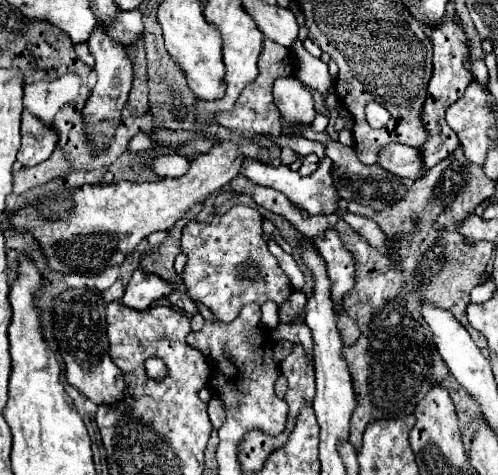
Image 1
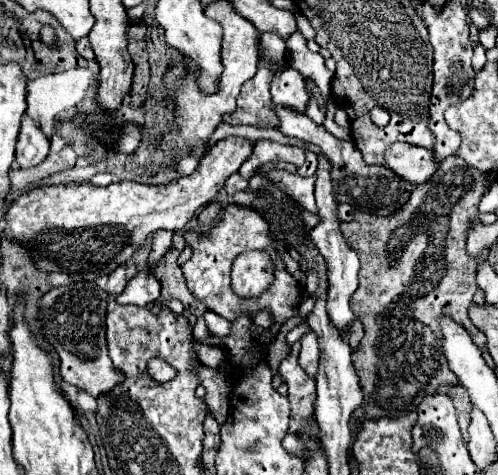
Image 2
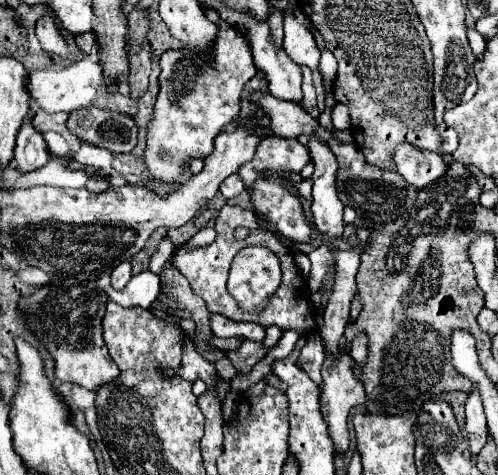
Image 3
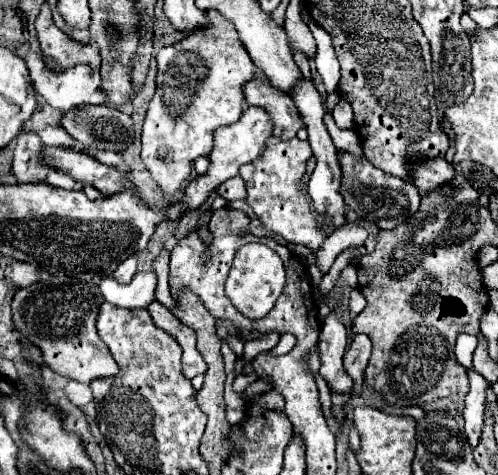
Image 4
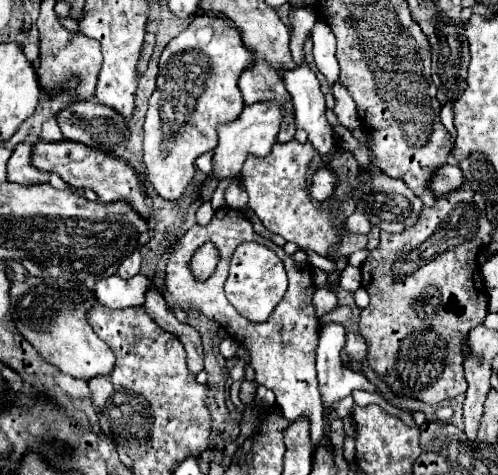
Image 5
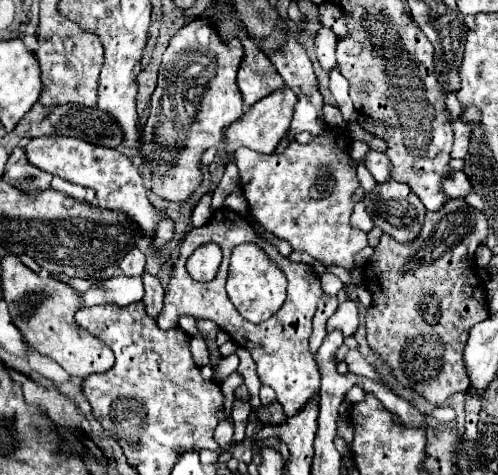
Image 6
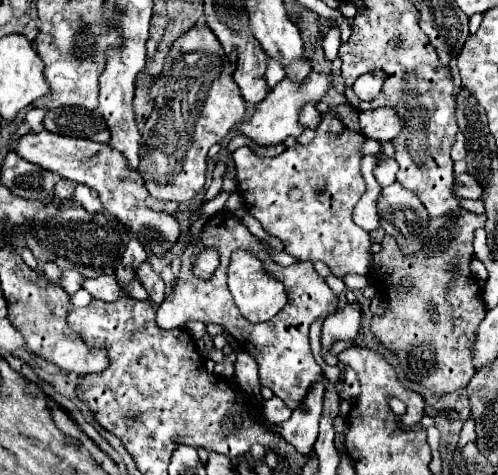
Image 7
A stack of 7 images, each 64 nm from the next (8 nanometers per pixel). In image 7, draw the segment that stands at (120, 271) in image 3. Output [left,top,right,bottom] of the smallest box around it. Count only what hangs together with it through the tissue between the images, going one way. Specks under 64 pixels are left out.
[122,238,146,270]

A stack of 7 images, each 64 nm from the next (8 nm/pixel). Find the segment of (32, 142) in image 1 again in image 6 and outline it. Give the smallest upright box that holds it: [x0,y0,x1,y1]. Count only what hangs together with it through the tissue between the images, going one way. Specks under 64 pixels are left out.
[2,148,52,192]

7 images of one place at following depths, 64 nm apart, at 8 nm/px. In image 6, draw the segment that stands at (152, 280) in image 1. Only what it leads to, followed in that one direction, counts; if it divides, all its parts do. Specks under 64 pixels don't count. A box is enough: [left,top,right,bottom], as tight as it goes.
[80,276,144,306]

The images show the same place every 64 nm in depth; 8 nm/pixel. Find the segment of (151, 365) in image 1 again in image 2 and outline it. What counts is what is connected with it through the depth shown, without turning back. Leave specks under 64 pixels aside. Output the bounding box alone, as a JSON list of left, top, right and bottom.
[148,358,176,383]

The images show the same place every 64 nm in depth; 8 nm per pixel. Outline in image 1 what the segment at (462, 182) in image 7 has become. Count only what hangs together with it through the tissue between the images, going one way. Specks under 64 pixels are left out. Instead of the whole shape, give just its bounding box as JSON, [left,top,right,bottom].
[378,144,426,180]

